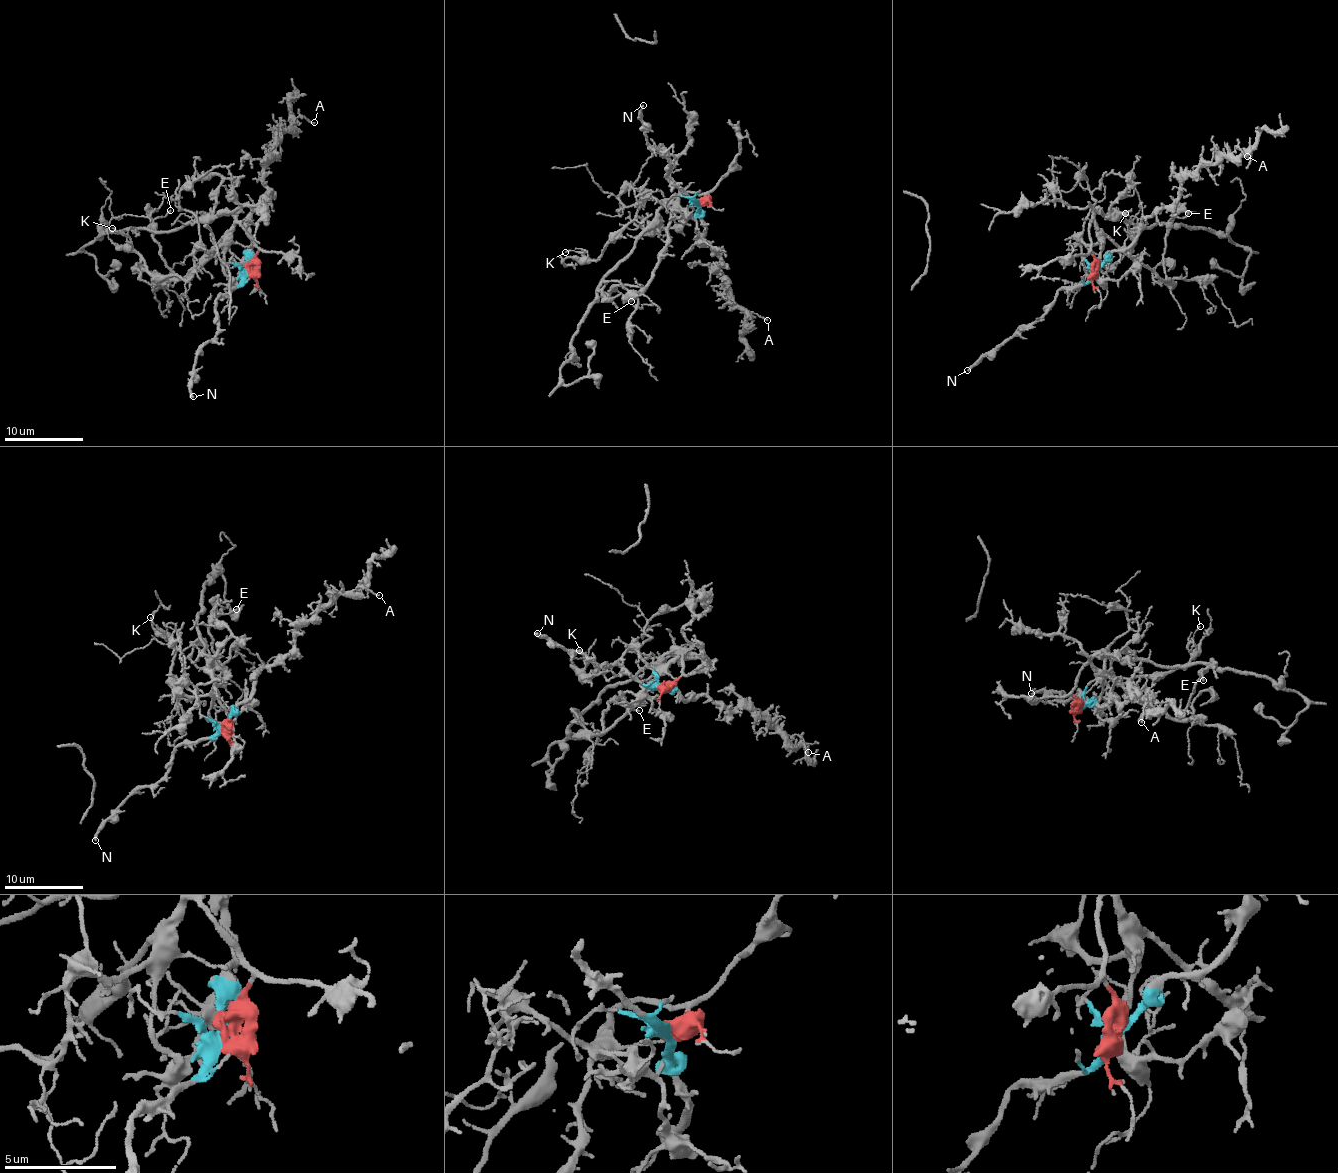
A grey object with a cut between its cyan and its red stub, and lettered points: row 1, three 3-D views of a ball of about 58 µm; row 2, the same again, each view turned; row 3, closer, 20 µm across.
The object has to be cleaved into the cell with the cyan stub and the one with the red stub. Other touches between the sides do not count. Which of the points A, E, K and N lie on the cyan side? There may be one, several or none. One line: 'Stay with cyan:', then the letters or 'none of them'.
Stay with cyan: A, N

